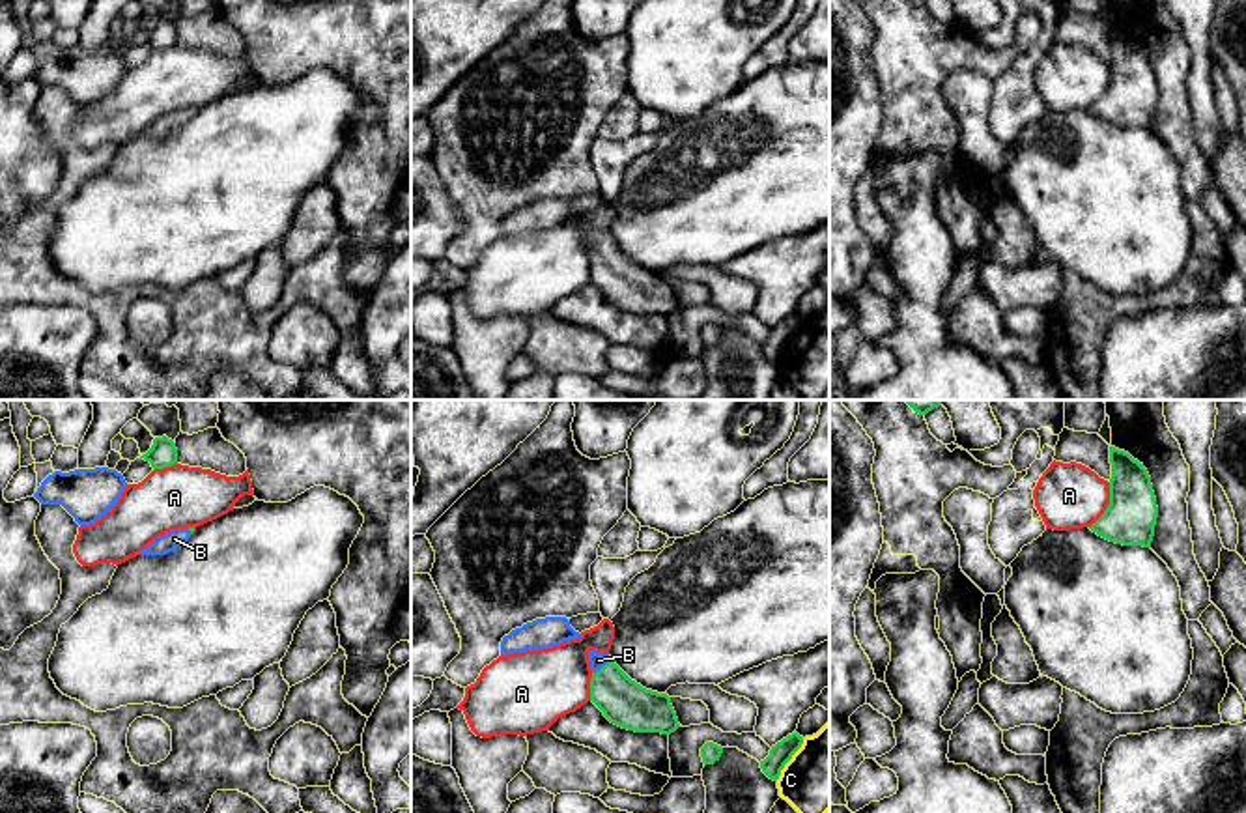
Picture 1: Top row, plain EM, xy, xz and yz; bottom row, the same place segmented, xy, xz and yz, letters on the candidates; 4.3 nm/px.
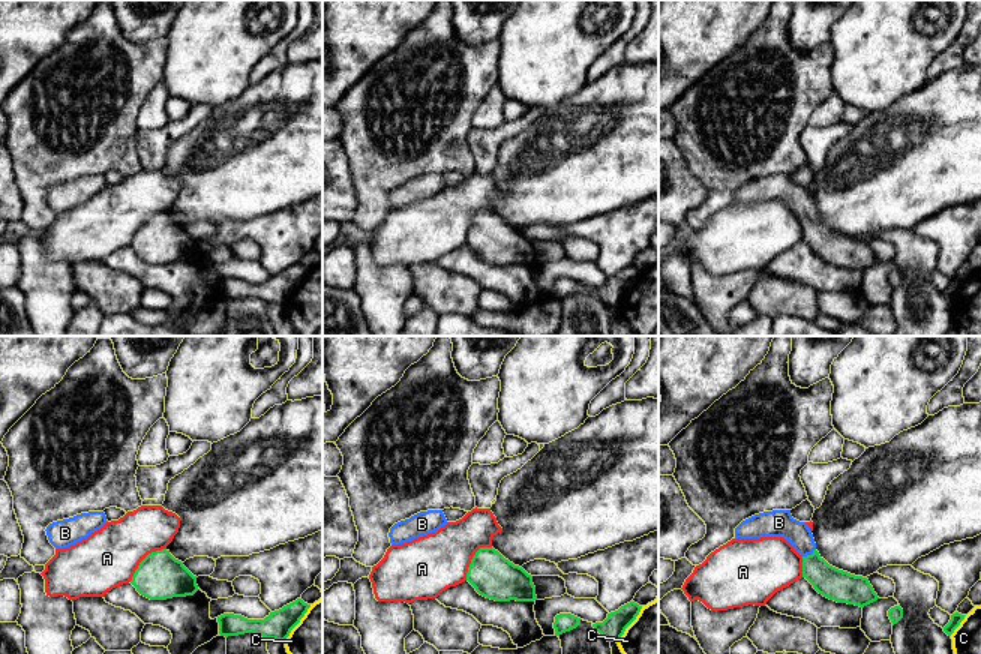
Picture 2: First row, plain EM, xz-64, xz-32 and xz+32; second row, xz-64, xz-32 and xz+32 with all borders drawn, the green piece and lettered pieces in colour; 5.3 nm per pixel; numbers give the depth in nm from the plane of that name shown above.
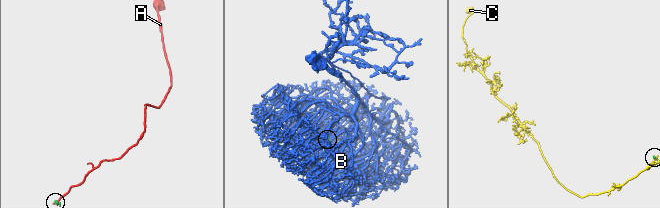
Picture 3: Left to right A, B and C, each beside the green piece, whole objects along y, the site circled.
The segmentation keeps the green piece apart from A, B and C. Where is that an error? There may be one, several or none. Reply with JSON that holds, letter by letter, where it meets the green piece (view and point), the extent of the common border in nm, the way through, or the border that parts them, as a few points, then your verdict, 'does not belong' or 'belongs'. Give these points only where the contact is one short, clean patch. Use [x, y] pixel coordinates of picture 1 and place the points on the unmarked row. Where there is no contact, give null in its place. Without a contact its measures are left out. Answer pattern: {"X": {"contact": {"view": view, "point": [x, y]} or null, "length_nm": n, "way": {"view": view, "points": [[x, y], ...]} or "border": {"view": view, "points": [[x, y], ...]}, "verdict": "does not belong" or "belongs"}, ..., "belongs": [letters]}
{"A": {"contact": {"view": "yz", "point": [1108, 86]}, "length_nm": 220, "verdict": "does not belong"}, "B": {"contact": {"view": "xz", "point": [604, 247]}, "length_nm": 110, "way": {"view": "xz", "points": [[622, 283], [611, 271], [604, 247], [598, 242]]}, "verdict": "belongs"}, "C": {"contact": {"view": "xz", "point": [791, 339]}, "length_nm": 220, "verdict": "does not belong"}, "belongs": ["B"]}

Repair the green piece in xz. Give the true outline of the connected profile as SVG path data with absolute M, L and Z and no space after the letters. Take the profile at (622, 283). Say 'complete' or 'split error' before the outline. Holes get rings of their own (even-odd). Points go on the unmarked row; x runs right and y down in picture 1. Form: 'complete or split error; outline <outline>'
split error; outline M588 232L592 250L590 282L603 297L635 314L674 314L680 305L667 275L631 262L609 235Z

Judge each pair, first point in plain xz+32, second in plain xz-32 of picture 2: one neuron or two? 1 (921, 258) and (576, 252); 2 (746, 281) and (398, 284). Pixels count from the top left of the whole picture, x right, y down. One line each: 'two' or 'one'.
1: one
2: one

